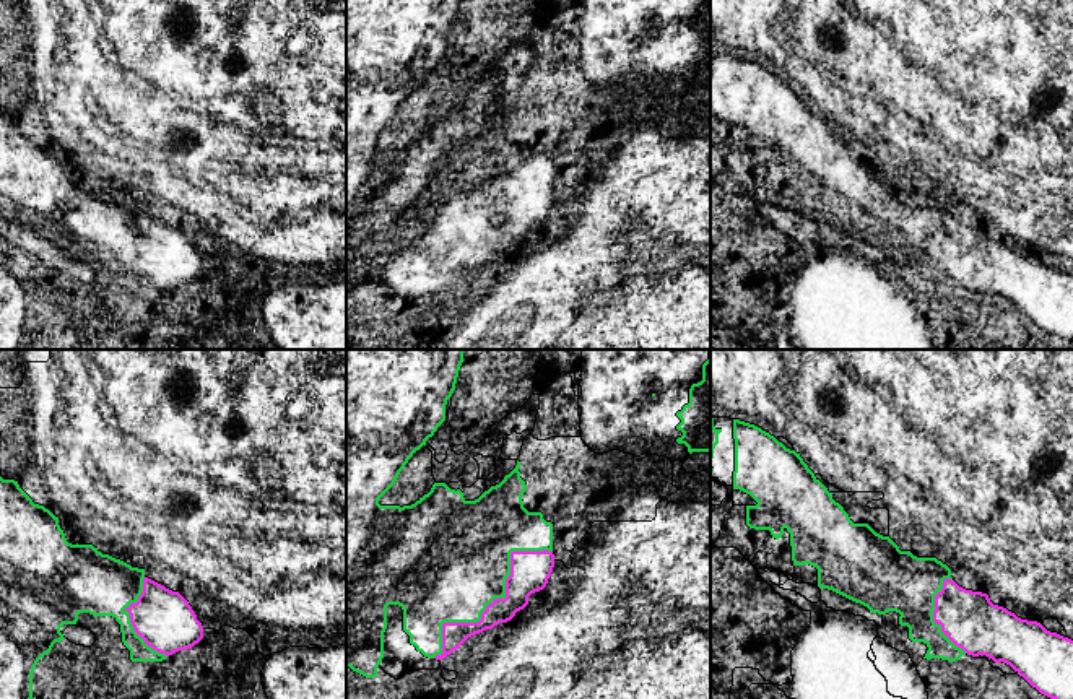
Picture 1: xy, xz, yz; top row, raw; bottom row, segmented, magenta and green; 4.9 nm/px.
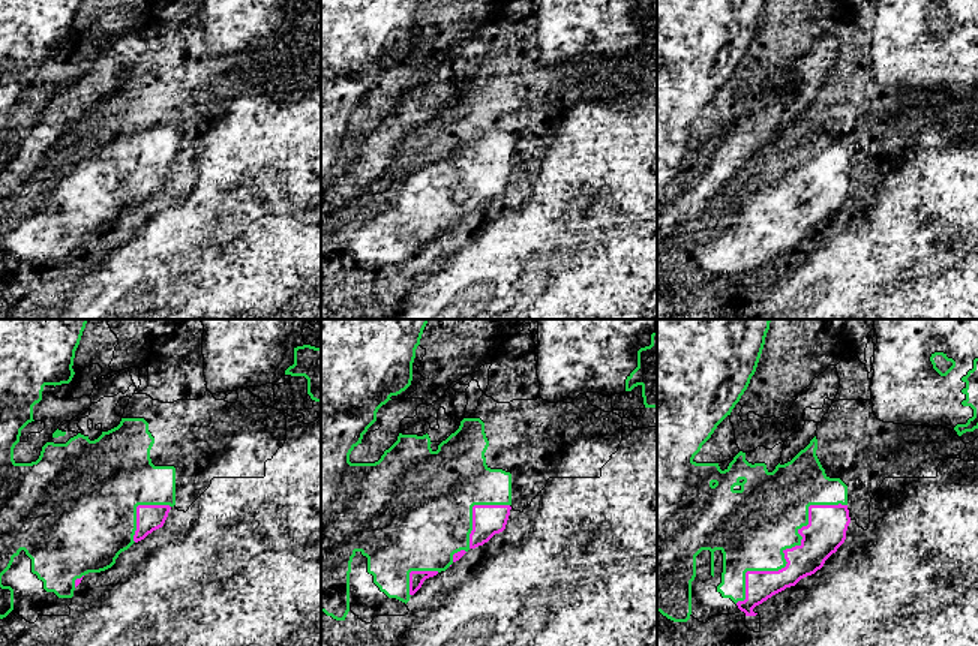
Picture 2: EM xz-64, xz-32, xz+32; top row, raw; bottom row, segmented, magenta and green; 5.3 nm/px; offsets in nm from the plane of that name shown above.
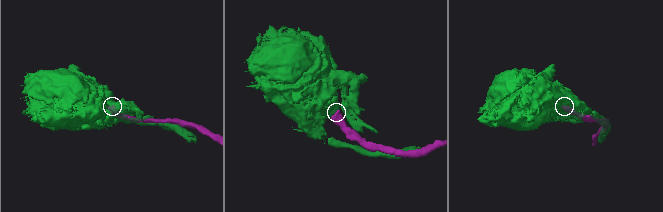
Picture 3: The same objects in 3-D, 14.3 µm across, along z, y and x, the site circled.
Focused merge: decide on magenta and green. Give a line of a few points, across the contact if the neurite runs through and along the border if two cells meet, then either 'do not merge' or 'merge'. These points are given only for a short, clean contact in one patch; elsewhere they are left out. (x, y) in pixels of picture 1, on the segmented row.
do not merge

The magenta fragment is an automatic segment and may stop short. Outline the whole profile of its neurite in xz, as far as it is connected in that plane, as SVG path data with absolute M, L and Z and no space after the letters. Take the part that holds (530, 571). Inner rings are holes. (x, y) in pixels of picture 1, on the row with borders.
M512 551L506 597L494 598L478 623L444 623L442 653L434 658L424 657L410 644L410 636L403 631L402 606L389 605L384 658L379 666L395 679L400 679L405 671L439 670L441 660L457 650L468 637L493 629L499 623L507 623L517 611L523 610L528 605L528 597L546 587L553 567L553 551Z

